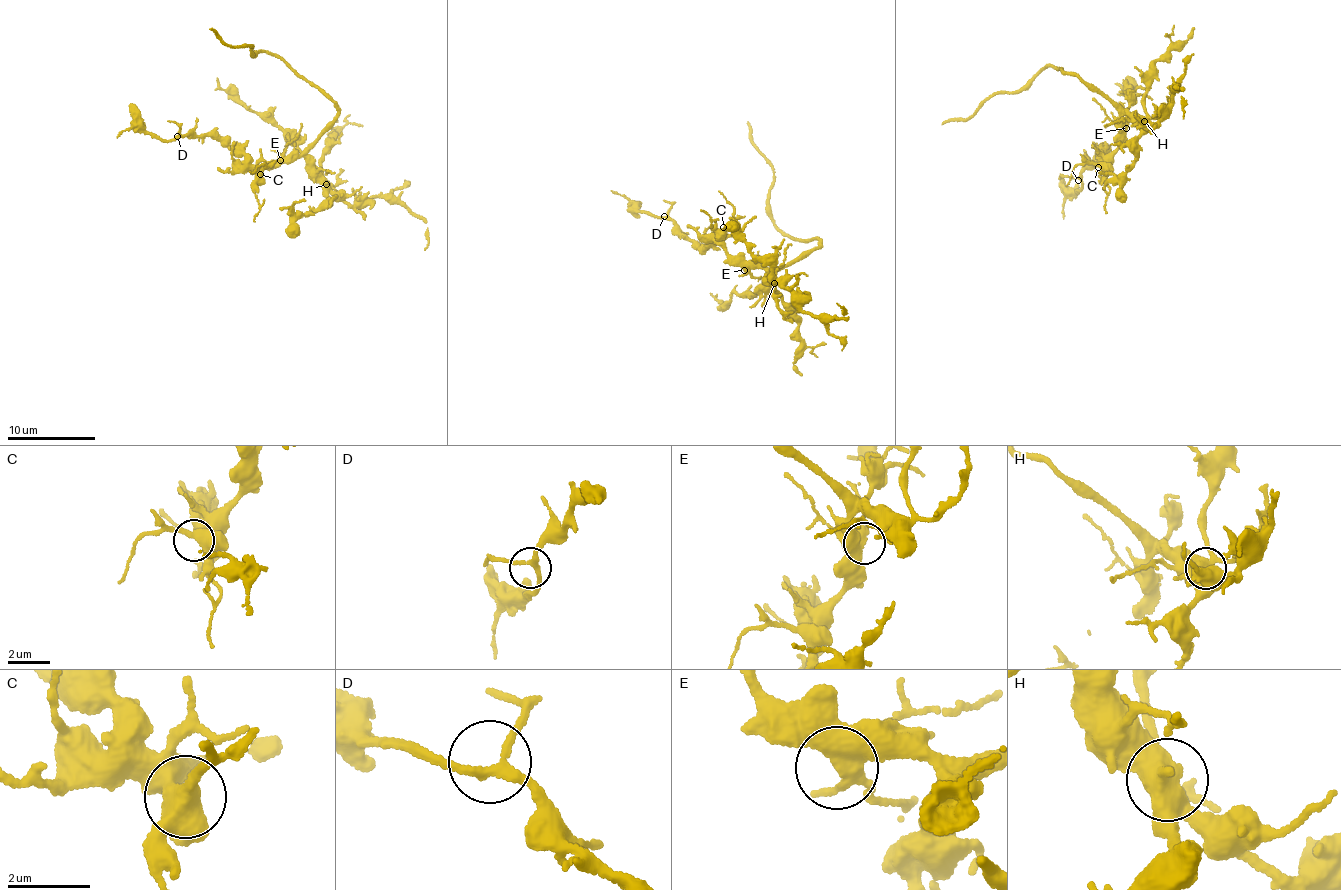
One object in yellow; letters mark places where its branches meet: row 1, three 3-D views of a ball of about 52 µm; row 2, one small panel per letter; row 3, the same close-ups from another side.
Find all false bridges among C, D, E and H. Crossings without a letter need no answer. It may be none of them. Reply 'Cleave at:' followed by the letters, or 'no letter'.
Cleave at: no letter

